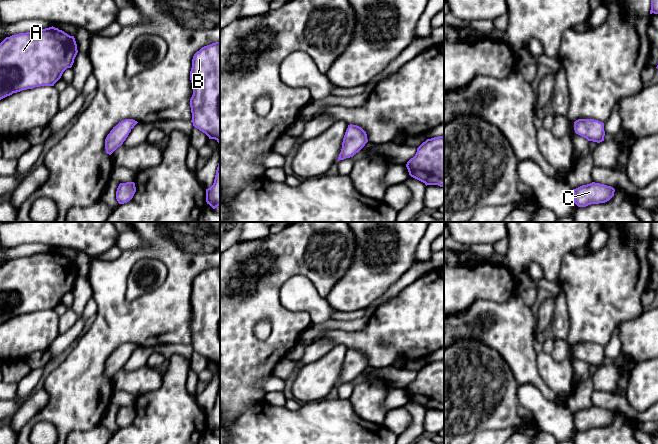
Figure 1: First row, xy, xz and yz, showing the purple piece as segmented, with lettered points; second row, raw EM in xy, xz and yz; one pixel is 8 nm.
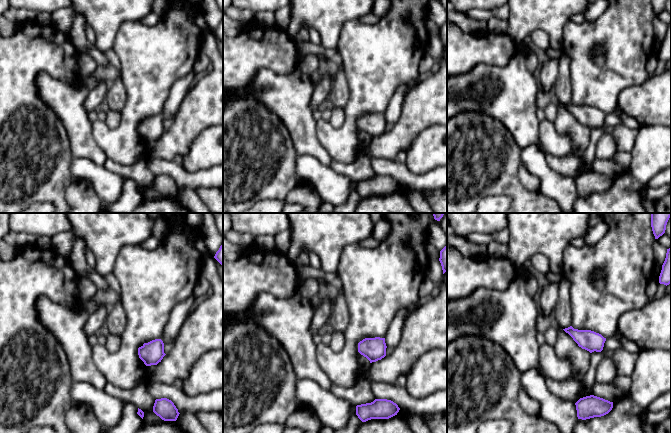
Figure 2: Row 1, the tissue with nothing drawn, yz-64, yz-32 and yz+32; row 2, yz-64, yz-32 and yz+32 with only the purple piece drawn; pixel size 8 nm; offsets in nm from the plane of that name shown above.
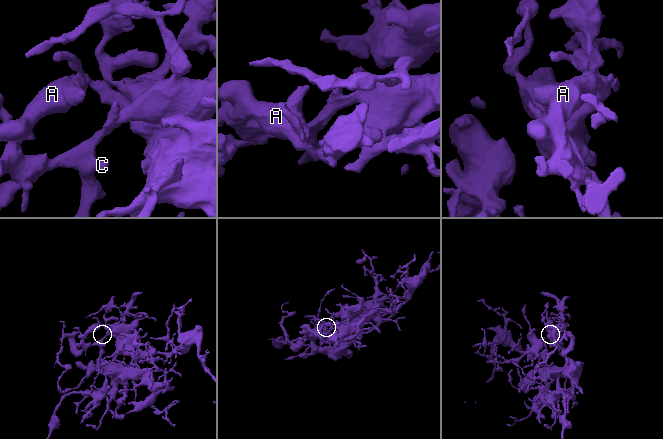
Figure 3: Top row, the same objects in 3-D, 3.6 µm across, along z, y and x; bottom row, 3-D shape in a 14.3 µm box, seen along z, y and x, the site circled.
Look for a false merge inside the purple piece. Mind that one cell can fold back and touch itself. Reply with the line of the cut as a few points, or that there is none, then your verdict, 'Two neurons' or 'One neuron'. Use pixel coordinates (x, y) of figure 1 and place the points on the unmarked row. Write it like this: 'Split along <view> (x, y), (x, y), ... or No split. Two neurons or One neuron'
No split. One neuron

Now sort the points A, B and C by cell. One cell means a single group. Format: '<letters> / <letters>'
A B C

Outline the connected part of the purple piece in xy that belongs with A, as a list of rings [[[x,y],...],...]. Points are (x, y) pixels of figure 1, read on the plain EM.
[[[55,251],[37,253],[6,261],[0,267],[0,324],[22,314],[54,310],[67,292],[71,292],[78,277],[74,260]]]

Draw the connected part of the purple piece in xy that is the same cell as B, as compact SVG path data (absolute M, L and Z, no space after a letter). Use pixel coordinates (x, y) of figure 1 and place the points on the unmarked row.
M220 266L204 270L194 278L190 304L193 312L193 319L190 323L191 346L195 352L205 357L209 363L215 363L220 370Z

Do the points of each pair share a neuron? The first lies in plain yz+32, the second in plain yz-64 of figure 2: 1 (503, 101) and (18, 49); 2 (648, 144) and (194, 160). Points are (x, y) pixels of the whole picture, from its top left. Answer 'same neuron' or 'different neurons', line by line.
1: different neurons
2: same neuron

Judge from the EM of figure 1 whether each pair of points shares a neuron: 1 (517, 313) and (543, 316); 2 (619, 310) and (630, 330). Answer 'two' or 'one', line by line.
1: two
2: two

